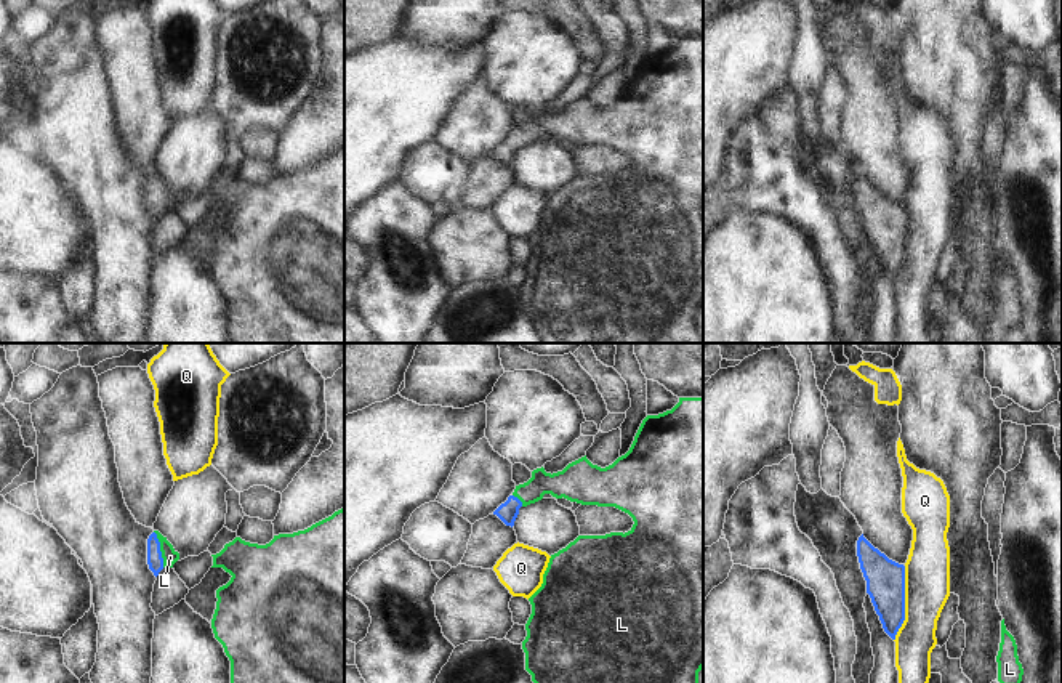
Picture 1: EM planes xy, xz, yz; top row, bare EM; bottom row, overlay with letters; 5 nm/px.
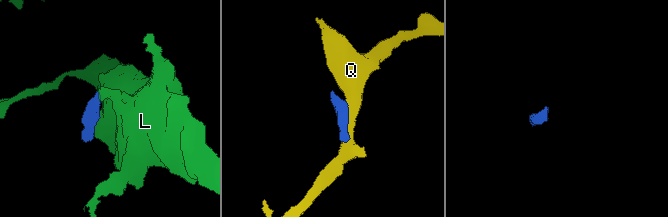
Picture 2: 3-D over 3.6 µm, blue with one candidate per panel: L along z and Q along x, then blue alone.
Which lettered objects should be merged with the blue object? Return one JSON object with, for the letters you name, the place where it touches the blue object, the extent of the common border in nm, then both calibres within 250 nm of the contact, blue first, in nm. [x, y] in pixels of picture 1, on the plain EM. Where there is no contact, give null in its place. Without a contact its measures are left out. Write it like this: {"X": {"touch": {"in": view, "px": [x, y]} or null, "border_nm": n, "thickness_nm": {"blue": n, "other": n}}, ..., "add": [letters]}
{"L": {"touch": {"in": "xy", "px": [159, 189]}, "border_nm": 190, "thickness_nm": {"blue": 80, "other": 80}}, "add": ["L"]}

